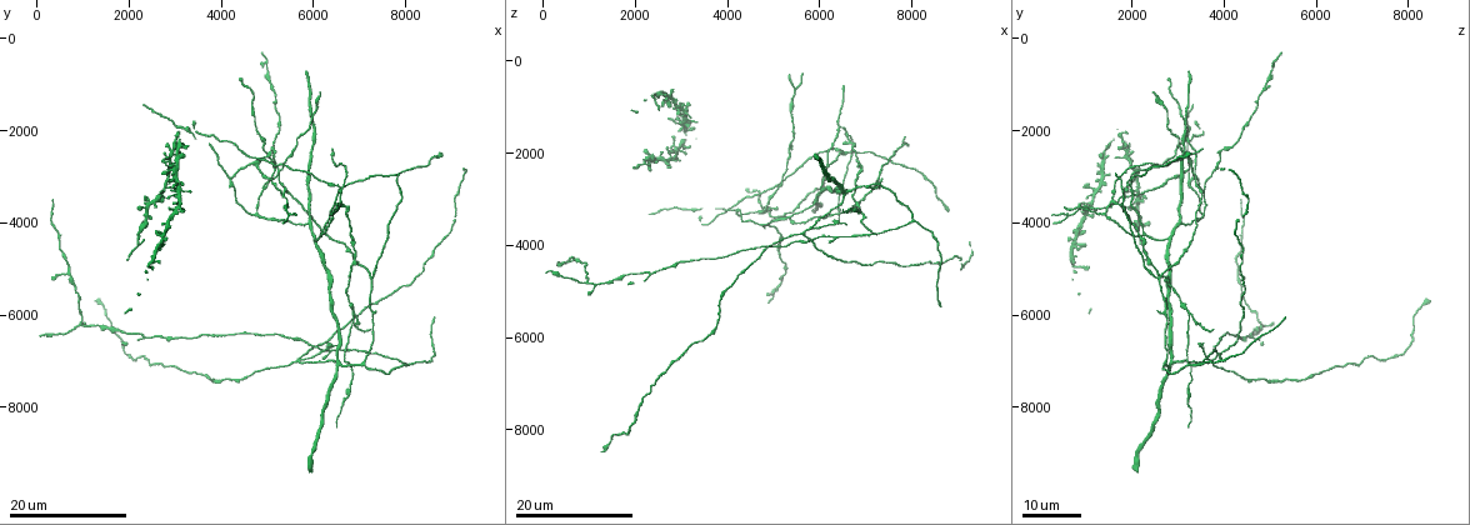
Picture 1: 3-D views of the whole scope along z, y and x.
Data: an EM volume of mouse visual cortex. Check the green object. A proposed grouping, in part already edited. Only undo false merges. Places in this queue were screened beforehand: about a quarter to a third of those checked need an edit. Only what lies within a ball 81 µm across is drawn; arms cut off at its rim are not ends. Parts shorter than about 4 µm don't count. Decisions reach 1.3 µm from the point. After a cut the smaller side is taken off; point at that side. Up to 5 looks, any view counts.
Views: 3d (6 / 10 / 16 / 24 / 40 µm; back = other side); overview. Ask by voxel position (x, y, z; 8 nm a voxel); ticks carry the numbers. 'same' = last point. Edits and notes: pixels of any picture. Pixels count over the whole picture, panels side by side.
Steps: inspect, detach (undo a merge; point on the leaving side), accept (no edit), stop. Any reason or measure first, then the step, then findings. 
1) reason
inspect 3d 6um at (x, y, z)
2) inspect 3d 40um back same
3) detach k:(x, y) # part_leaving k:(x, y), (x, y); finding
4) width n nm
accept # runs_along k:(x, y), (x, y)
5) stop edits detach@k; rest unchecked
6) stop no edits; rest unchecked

small branch off a trunk
inspect 3d 24um at (6500, 7050, 2850)

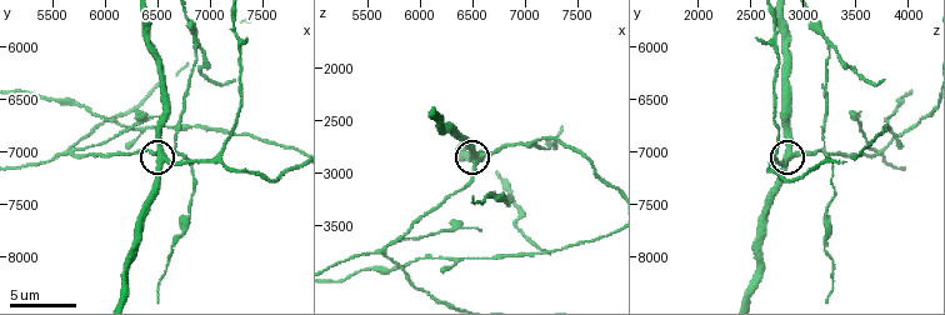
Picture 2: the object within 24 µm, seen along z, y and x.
inspect 3d 10um at (6520, 7020, 2880)

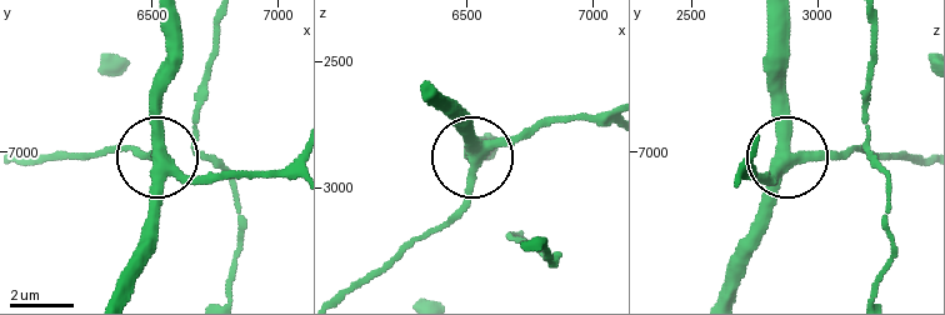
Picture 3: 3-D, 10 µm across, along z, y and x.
inspect 3d 10um back at (6540, 7030, 2890)

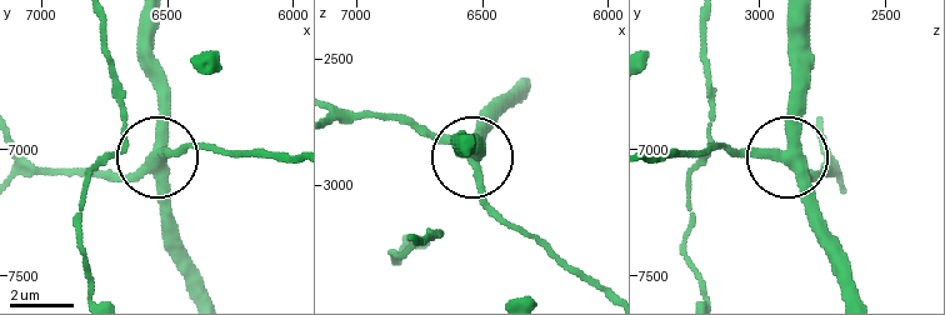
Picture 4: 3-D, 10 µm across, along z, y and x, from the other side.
arms 4
accept # runs_along 4:(799, 25), (796, 146), (783, 154), (713, 146); one neuron here

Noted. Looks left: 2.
arms part here
inspect 3d 24um at (7200, 5200, 2550)

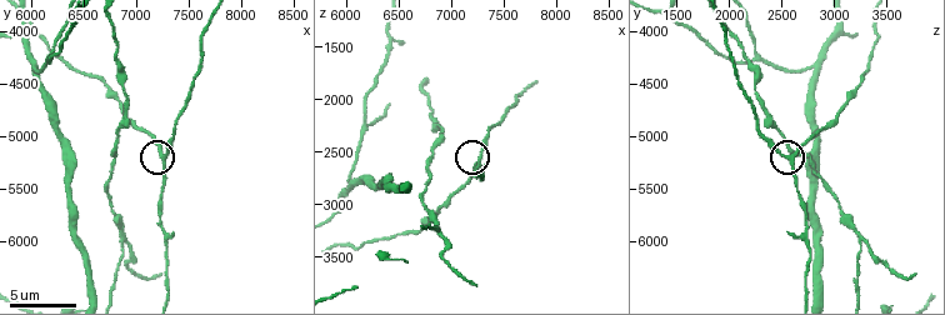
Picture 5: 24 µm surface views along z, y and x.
inspect 3d 6um at (7280, 5220, 2560)

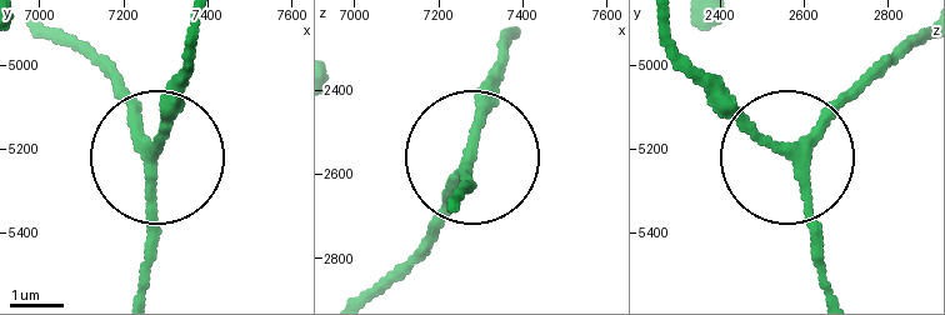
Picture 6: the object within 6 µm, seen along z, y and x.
accept # runs_along 6:(140, 281), (158, 106), (185, 44); continuous, no second neuron

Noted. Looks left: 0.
stop no edits; rest unchecked

